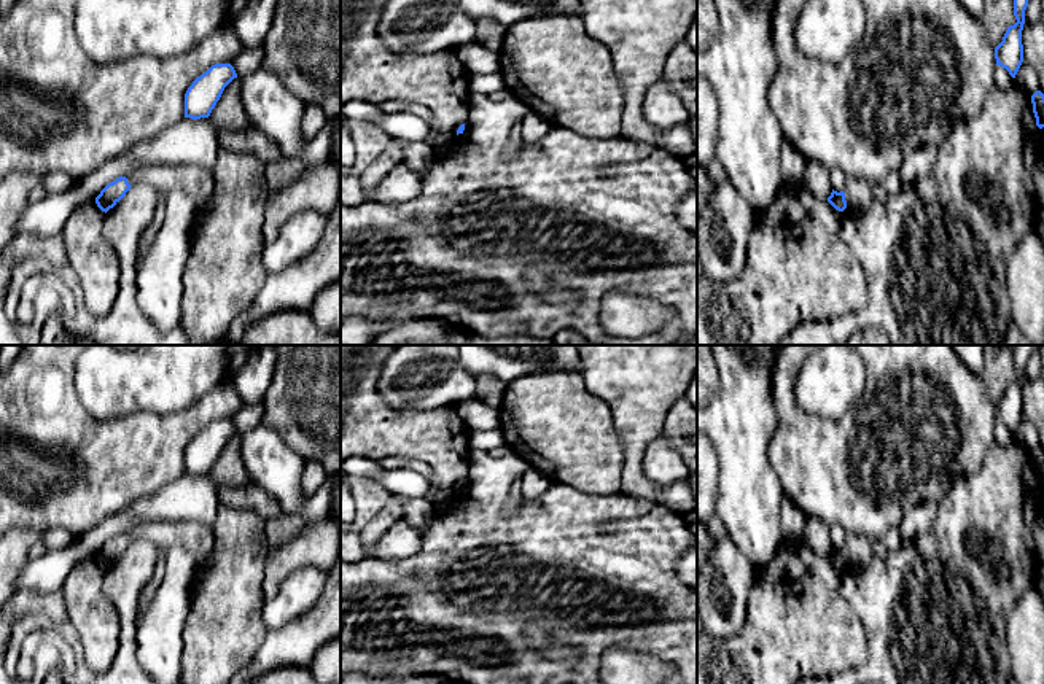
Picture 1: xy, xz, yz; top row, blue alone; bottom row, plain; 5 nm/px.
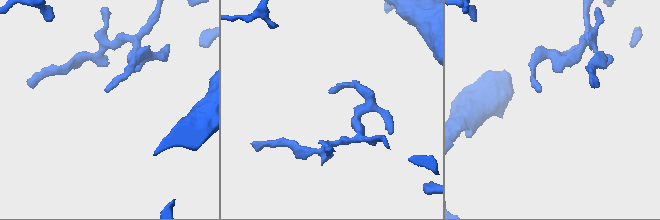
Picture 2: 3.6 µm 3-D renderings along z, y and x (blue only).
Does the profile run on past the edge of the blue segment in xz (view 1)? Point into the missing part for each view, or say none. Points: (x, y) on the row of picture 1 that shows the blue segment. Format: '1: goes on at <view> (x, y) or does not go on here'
1: does not go on here

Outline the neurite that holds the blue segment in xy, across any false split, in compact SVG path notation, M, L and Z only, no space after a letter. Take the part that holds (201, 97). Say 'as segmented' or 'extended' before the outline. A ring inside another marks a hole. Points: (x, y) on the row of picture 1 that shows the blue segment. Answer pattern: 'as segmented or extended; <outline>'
as segmented; M215 64L193 81L185 94L185 118L208 118L224 87L237 78L231 64Z

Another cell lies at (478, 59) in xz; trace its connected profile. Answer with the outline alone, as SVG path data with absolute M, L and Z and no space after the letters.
M476 40L454 48L454 52L469 73L495 73L500 70L500 52L487 49Z

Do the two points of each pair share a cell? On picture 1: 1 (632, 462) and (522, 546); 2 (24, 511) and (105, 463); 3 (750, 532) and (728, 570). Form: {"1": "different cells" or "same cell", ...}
{"1": "different cells", "2": "same cell", "3": "different cells"}

